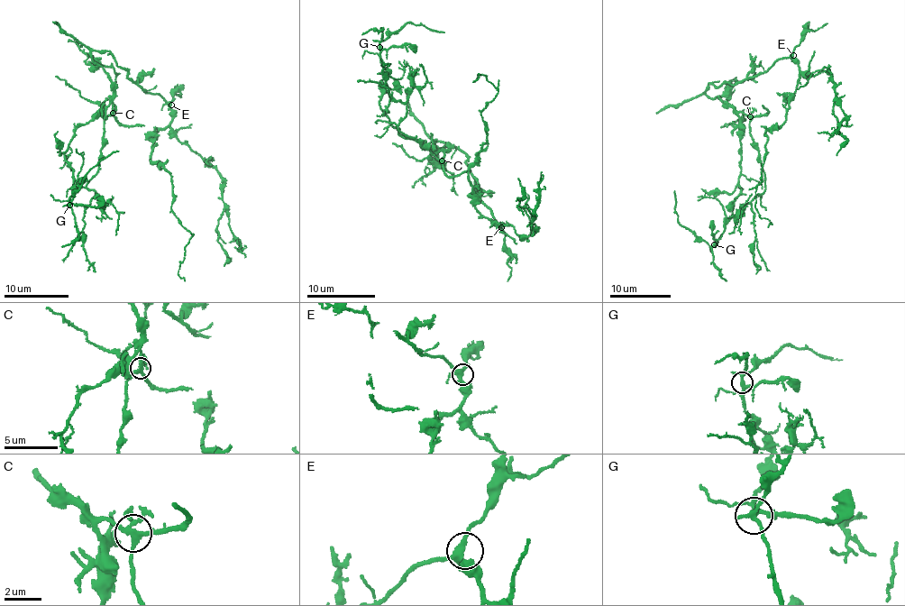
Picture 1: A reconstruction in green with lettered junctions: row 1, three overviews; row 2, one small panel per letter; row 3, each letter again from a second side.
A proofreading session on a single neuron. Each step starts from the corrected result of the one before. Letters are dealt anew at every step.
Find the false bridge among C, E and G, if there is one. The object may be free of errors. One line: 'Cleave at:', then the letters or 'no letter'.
Cleave at: no letter

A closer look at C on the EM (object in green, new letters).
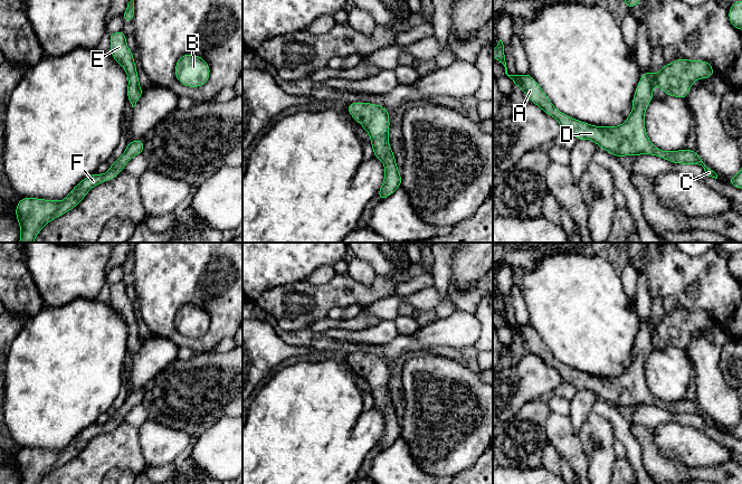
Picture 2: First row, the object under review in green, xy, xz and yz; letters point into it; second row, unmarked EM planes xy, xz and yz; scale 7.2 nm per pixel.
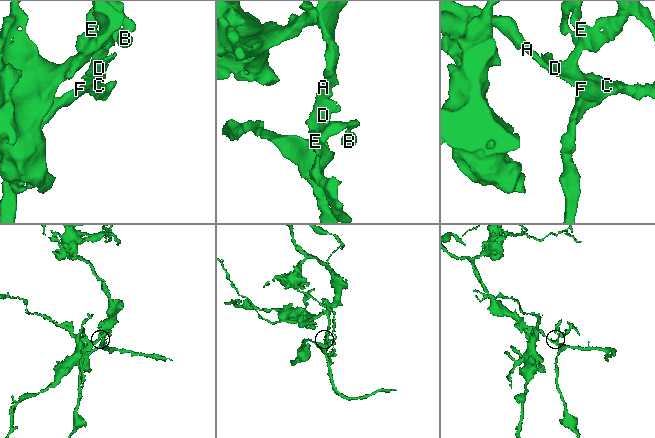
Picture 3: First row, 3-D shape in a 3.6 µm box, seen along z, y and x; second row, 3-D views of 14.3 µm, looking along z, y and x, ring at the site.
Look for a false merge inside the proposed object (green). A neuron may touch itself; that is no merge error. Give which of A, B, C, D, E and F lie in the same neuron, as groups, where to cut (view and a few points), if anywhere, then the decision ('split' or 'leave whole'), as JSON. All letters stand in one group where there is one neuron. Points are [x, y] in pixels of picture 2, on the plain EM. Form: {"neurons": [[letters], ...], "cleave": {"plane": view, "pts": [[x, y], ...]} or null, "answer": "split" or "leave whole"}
{"neurons": [["A", "B", "C", "D", "E", "F"]], "cleave": null, "answer": "leave whole"}

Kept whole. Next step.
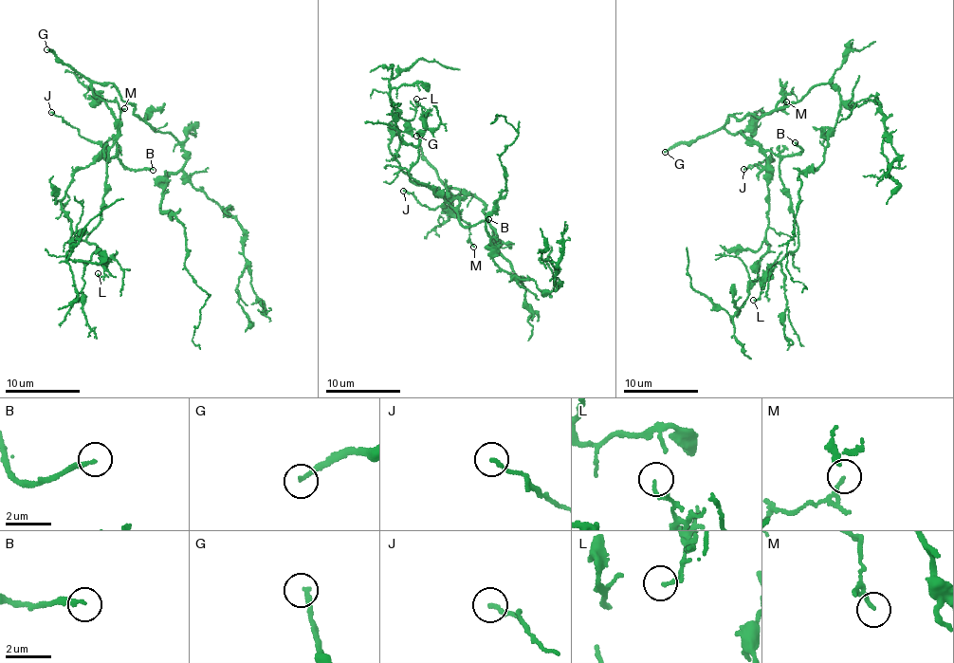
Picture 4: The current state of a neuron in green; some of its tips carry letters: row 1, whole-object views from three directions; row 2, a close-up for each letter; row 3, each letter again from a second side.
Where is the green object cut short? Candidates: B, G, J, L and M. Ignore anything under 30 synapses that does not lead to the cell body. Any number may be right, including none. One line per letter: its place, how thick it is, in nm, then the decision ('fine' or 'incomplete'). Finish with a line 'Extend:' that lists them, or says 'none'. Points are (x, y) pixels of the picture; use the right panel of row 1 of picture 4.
B: at (795, 142); 200 nm thick; incomplete
G: at (665, 152); 200 nm thick; incomplete
J: at (743, 169); 160 nm thick; fine
L: at (753, 300); 130 nm thick; fine
M: at (786, 101); 170 nm thick; fine
Extend: B, G

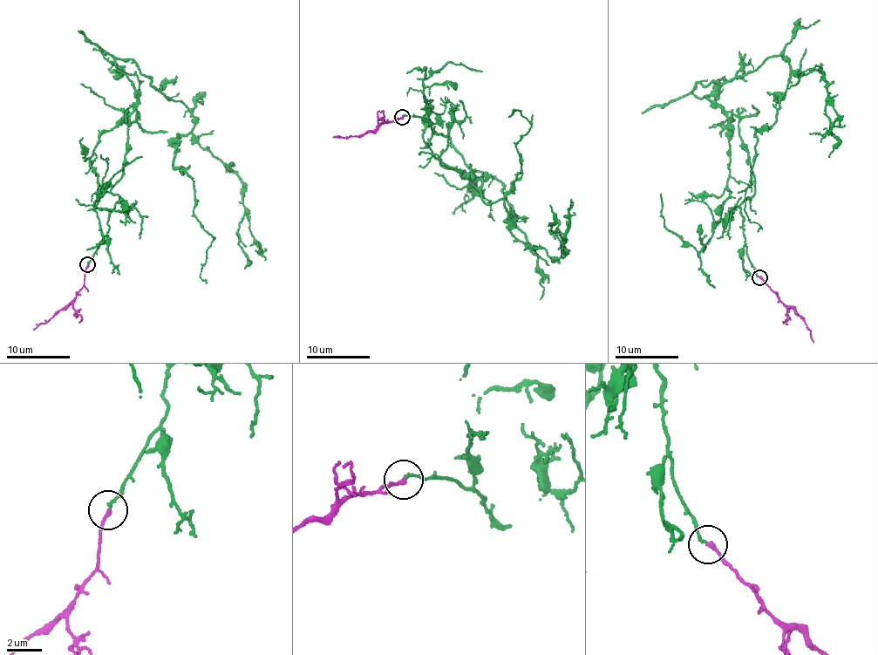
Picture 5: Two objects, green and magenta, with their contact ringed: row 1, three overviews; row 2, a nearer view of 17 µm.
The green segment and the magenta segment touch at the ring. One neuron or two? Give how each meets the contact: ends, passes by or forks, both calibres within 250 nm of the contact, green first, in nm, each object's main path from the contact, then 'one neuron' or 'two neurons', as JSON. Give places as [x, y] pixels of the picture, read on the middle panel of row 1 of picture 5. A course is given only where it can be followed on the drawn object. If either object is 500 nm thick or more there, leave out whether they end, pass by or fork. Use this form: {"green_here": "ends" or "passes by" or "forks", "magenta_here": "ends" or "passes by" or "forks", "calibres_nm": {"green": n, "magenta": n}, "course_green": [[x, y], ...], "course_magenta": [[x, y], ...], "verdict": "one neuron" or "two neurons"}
{"green_here": "ends", "magenta_here": "ends", "calibres_nm": {"green": 140, "magenta": 240}, "course_green": [[403, 117], [429, 121], [470, 184], [497, 179], [532, 248], [505, 202], [531, 126], [513, 109]], "course_magenta": [[403, 117], [360, 135], [333, 136]], "verdict": "one neuron"}

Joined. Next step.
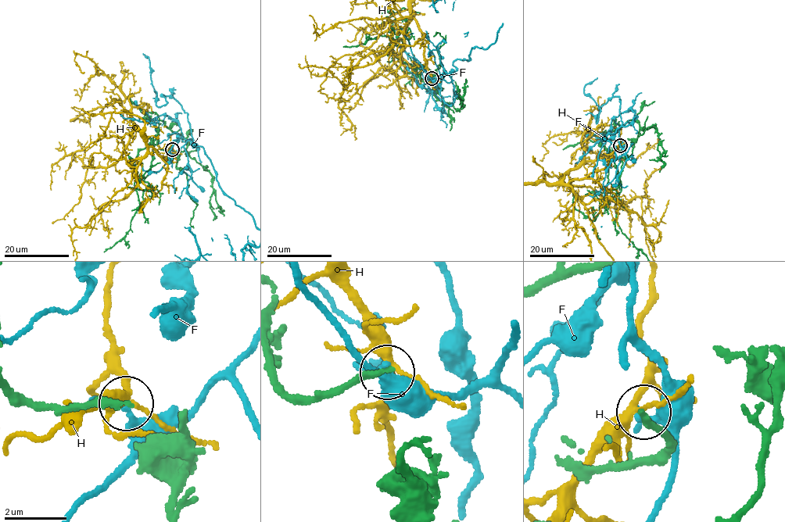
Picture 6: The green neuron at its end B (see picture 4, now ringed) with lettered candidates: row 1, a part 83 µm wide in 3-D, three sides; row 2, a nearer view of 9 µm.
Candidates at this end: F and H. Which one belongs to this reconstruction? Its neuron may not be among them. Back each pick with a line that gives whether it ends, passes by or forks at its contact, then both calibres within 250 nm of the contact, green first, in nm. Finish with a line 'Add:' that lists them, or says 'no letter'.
Add: no letter

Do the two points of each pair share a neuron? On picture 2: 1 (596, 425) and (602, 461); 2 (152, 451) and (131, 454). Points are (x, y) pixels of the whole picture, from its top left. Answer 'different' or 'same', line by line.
1: same
2: different

